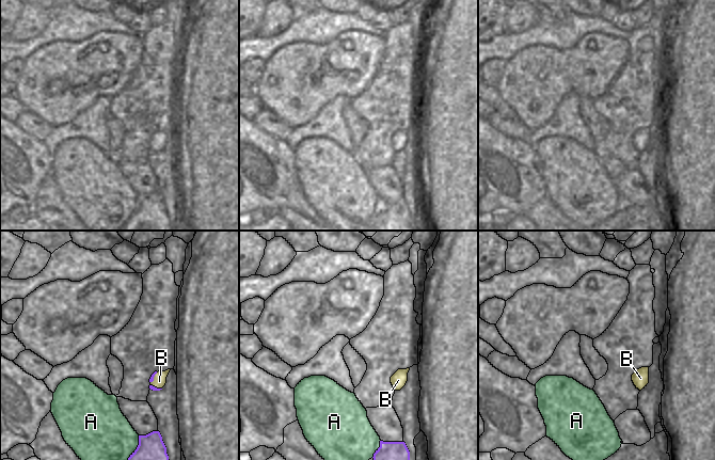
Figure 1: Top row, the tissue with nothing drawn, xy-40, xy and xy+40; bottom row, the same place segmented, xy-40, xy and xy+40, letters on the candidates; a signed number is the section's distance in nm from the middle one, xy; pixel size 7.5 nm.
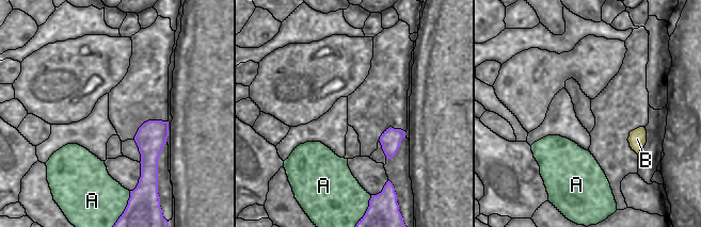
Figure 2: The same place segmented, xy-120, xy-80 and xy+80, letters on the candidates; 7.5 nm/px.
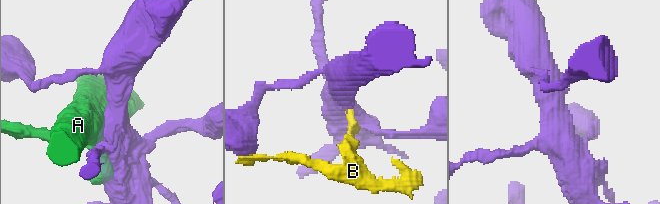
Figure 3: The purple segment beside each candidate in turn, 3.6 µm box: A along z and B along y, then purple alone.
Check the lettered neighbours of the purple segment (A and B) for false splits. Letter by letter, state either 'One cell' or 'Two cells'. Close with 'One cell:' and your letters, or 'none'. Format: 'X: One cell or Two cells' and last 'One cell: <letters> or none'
A: Two cells
B: Two cells
One cell: none.

